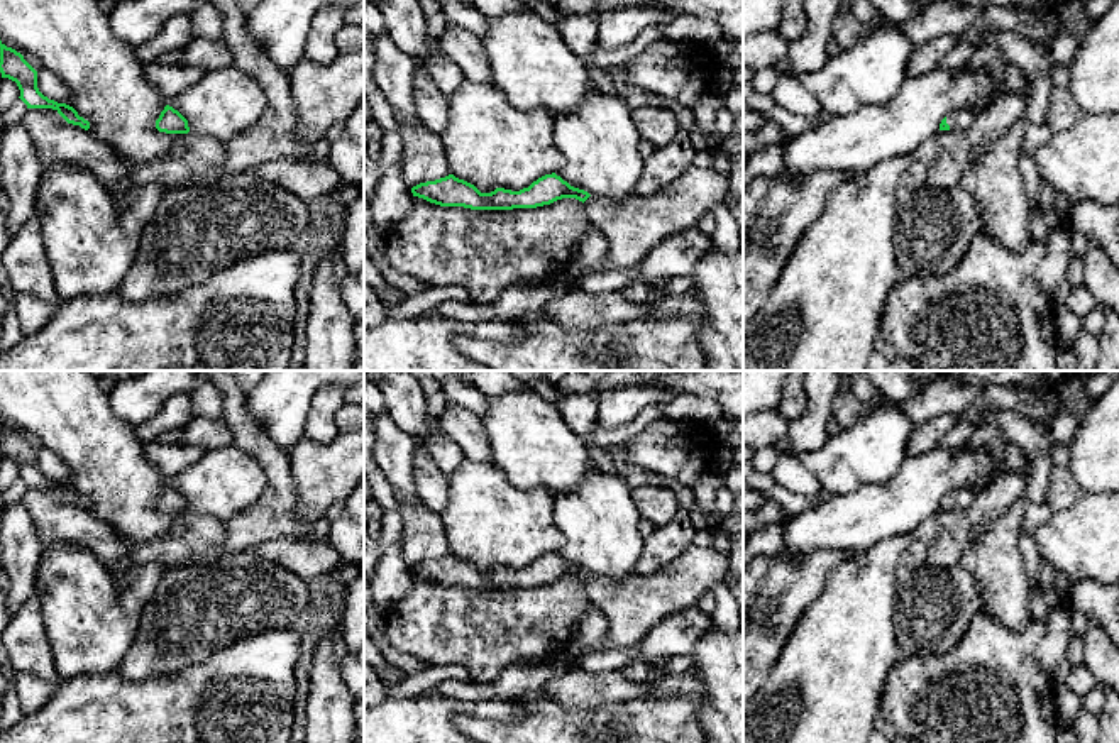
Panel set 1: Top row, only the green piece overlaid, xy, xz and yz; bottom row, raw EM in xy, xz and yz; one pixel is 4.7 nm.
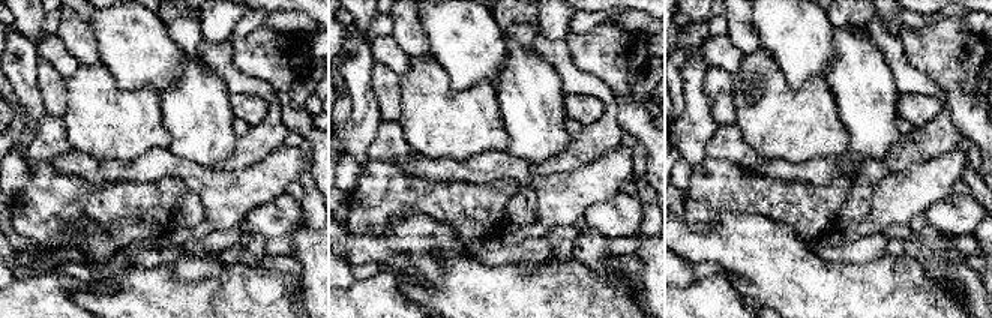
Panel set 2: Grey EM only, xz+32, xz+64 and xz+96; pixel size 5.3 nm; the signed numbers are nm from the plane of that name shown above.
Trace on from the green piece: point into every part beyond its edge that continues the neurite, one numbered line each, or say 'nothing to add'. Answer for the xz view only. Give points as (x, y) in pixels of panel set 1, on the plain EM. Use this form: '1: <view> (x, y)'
1: xz (630, 610)

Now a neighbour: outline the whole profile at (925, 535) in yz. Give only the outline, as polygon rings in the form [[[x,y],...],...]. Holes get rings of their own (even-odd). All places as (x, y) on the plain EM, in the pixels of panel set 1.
[[[936,516],[928,518],[911,533],[911,545],[901,555],[899,567],[918,569],[928,562],[929,548],[938,538],[938,521]]]

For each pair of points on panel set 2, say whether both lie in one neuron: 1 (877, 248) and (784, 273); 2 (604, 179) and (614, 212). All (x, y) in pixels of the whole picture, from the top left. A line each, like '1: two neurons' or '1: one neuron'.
1: two neurons
2: two neurons

